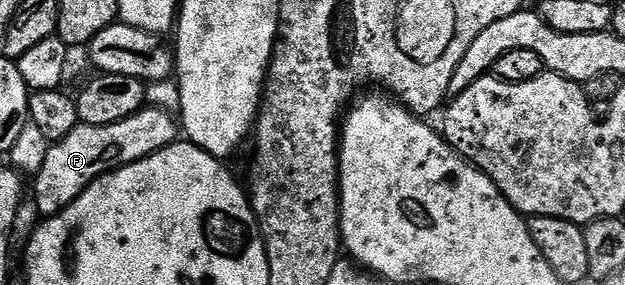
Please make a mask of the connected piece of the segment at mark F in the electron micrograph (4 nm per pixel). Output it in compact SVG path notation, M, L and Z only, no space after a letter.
M145 106L135 116L110 126L79 123L74 130L70 130L70 134L66 134L66 138L55 141L49 147L45 160L35 169L36 185L32 188L32 196L36 199L36 208L41 217L57 216L70 207L99 176L152 156L158 150L177 143L177 140L177 117L151 106Z

